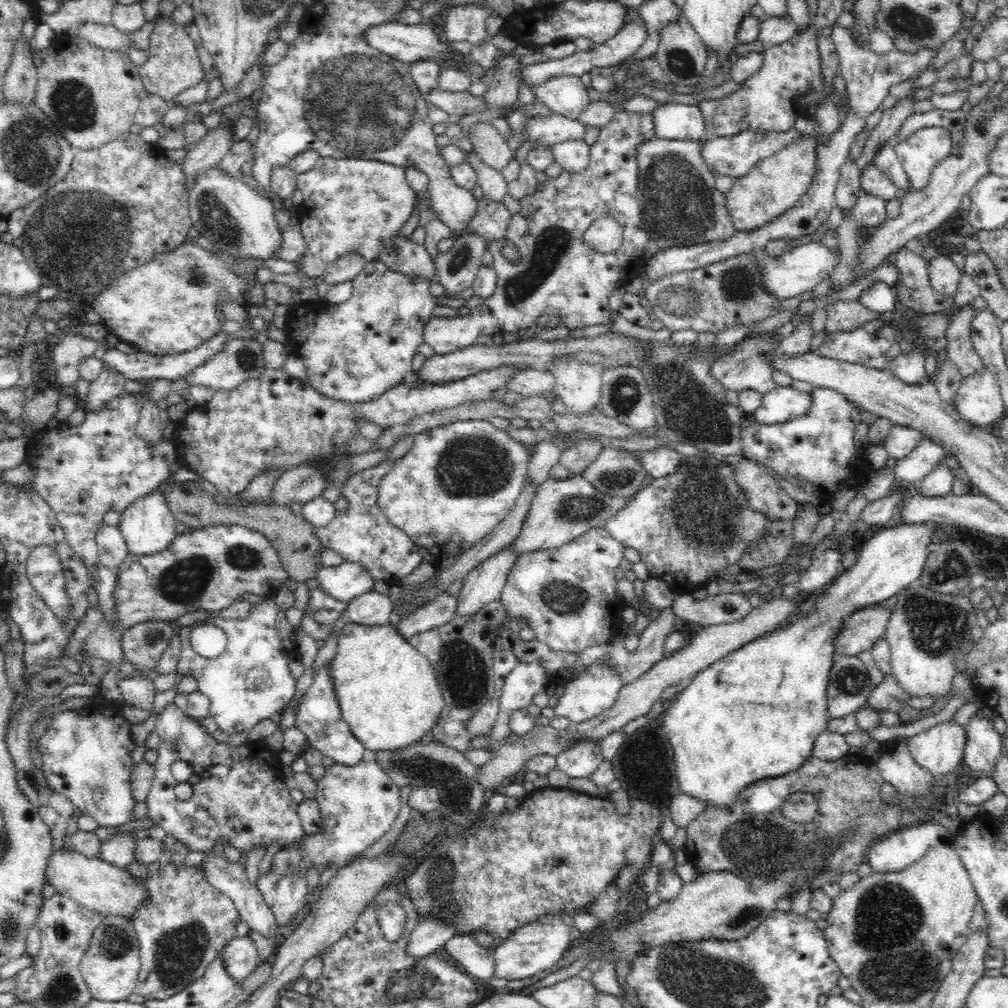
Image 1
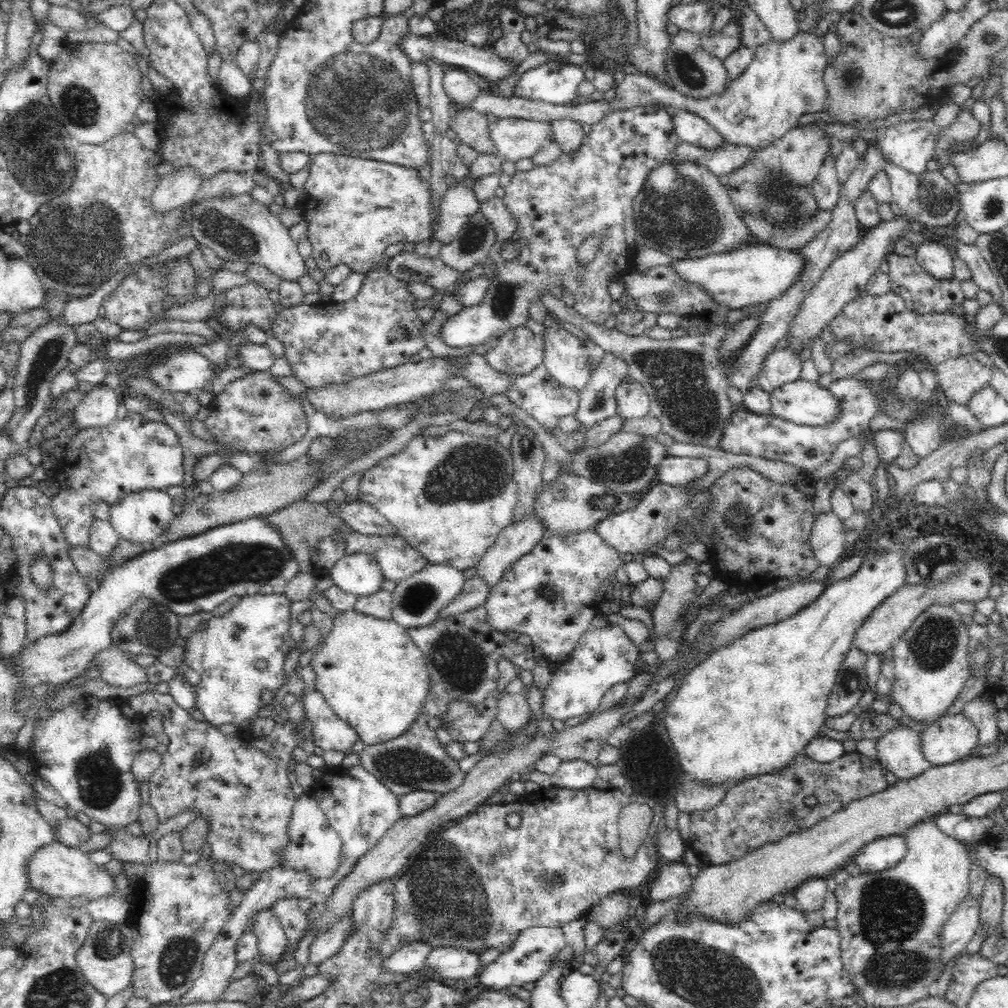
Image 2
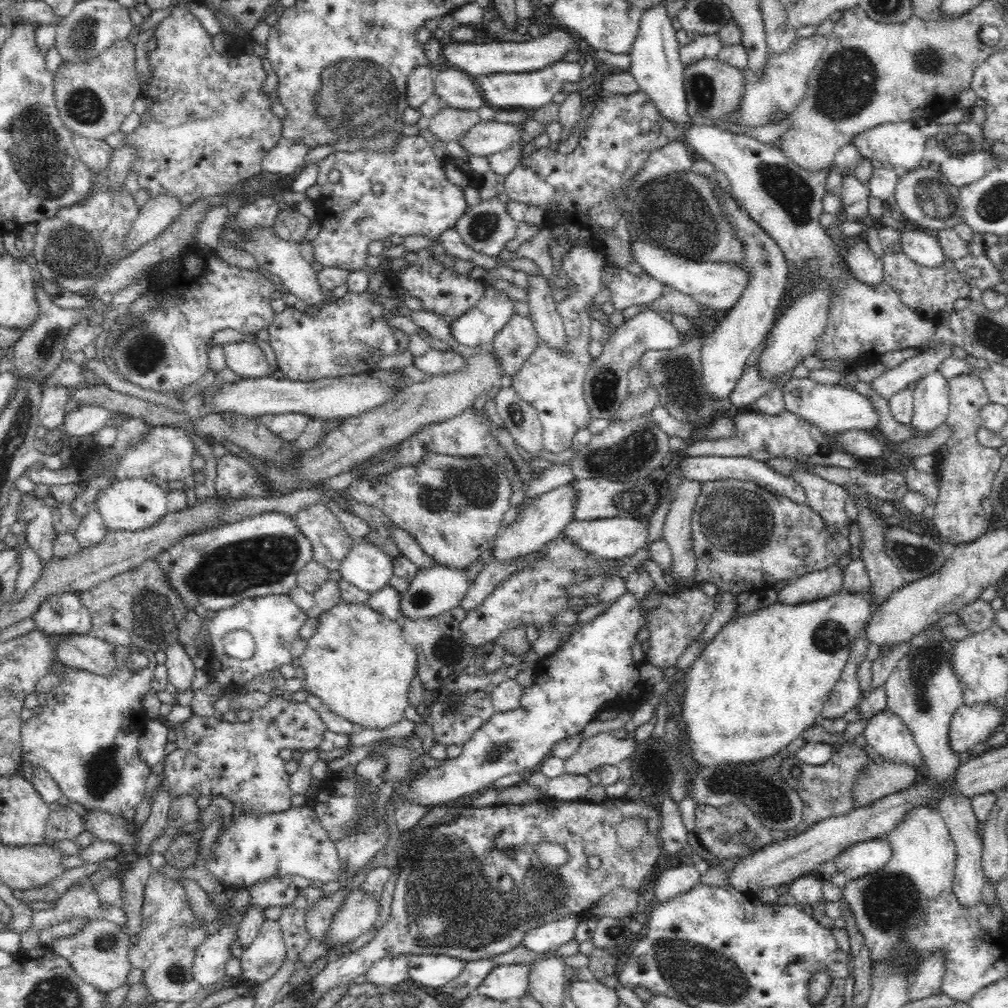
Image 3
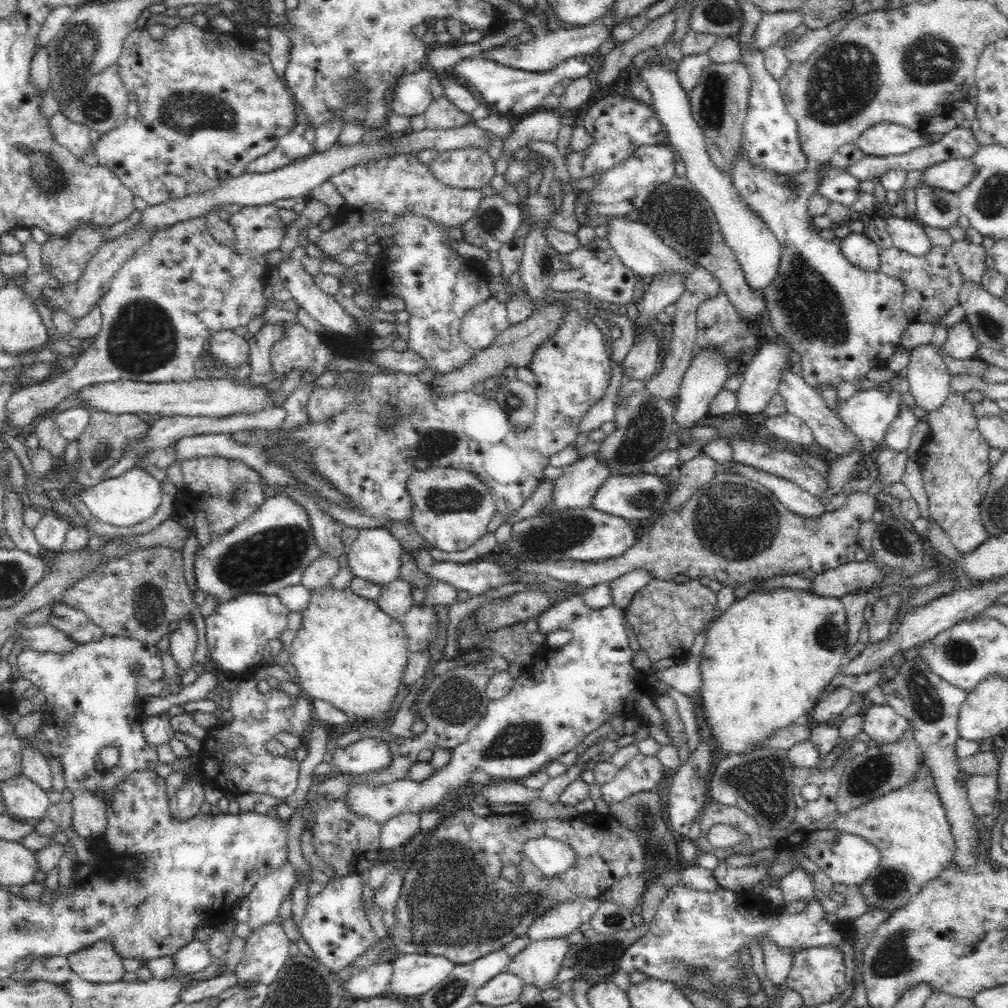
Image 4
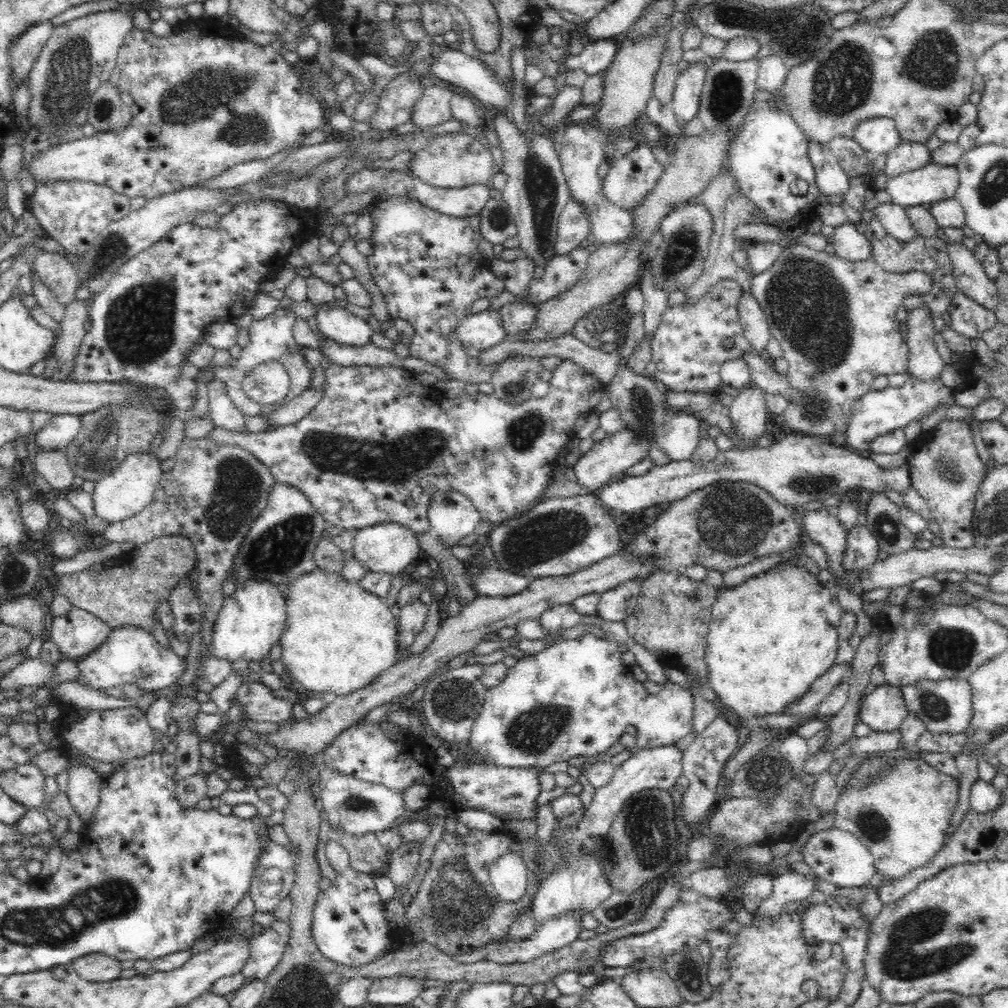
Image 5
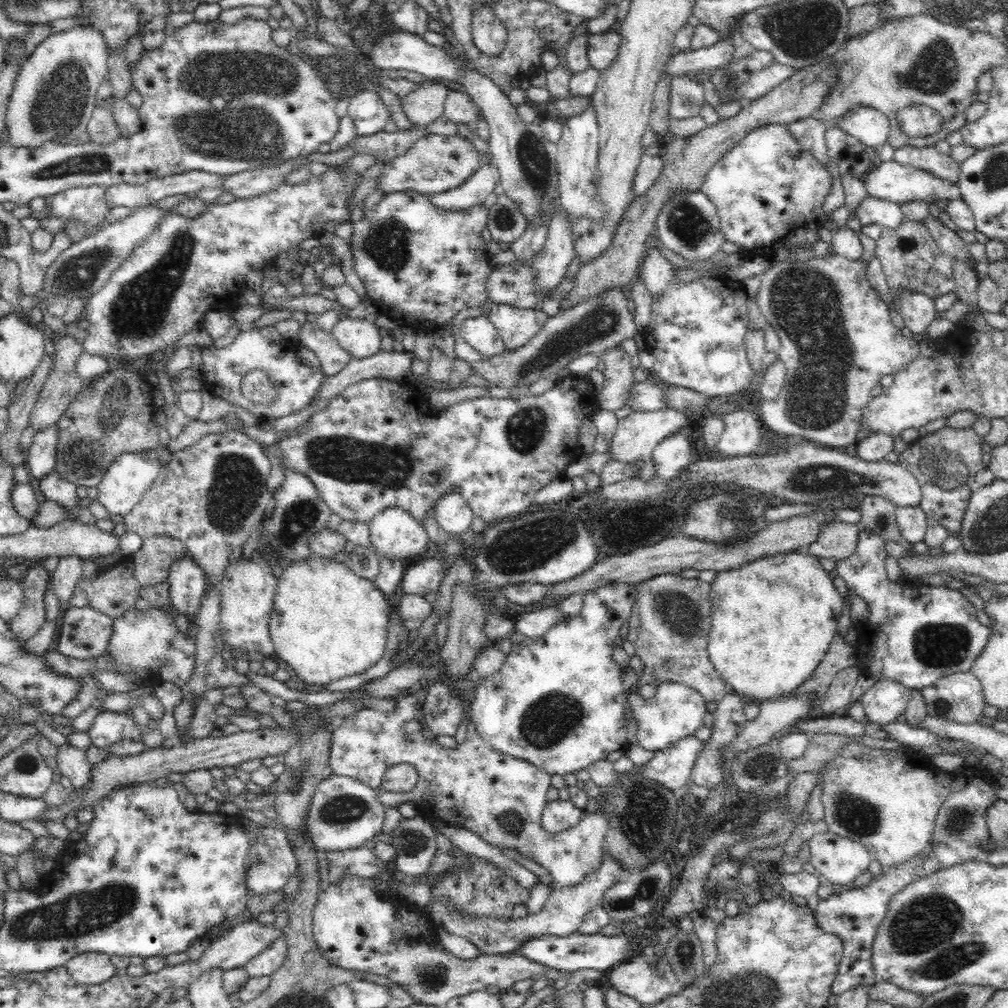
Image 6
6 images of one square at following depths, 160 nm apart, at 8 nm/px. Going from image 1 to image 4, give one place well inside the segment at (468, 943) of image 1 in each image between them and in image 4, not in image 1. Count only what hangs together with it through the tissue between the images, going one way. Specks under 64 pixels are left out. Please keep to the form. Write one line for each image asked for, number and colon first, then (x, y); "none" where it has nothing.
2: (451, 964)
3: (434, 971)
4: (414, 974)

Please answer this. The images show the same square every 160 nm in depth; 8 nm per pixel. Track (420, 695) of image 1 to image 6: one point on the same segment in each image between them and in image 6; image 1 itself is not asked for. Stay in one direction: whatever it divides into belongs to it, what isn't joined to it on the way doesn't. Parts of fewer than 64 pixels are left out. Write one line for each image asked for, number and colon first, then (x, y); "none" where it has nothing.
2: (371, 673)
3: (359, 664)
4: (348, 652)
5: (338, 638)
6: (327, 623)

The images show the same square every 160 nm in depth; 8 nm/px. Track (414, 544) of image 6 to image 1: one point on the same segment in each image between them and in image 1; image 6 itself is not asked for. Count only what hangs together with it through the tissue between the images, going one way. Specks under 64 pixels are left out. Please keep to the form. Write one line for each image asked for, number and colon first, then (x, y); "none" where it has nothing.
1: (347, 581)
2: (359, 574)
3: (366, 567)
4: (375, 555)
5: (387, 548)

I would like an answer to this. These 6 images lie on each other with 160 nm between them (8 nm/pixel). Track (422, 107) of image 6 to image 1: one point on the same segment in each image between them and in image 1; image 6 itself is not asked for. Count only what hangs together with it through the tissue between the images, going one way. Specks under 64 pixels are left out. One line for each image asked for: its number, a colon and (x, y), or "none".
1: (491, 147)
2: (472, 128)
3: (449, 124)
4: (441, 114)
5: (434, 109)

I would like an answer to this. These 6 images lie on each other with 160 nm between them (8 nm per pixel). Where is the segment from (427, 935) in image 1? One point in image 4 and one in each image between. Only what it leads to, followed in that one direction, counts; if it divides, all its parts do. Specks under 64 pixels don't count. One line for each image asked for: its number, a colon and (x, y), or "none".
2: (410, 959)
3: (389, 971)
4: (374, 981)

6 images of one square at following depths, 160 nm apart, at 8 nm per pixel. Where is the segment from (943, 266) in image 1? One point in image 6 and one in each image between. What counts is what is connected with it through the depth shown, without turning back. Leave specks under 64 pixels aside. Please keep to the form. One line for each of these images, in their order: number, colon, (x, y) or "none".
2: (936, 259)
3: (923, 249)
4: (907, 234)
5: (892, 216)
6: (887, 214)

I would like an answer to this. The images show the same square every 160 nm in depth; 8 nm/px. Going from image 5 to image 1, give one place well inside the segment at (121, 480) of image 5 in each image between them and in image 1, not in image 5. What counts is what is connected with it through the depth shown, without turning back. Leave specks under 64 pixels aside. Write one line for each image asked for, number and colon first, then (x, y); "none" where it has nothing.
1: (147, 525)
2: (141, 517)
3: (131, 505)
4: (135, 496)

